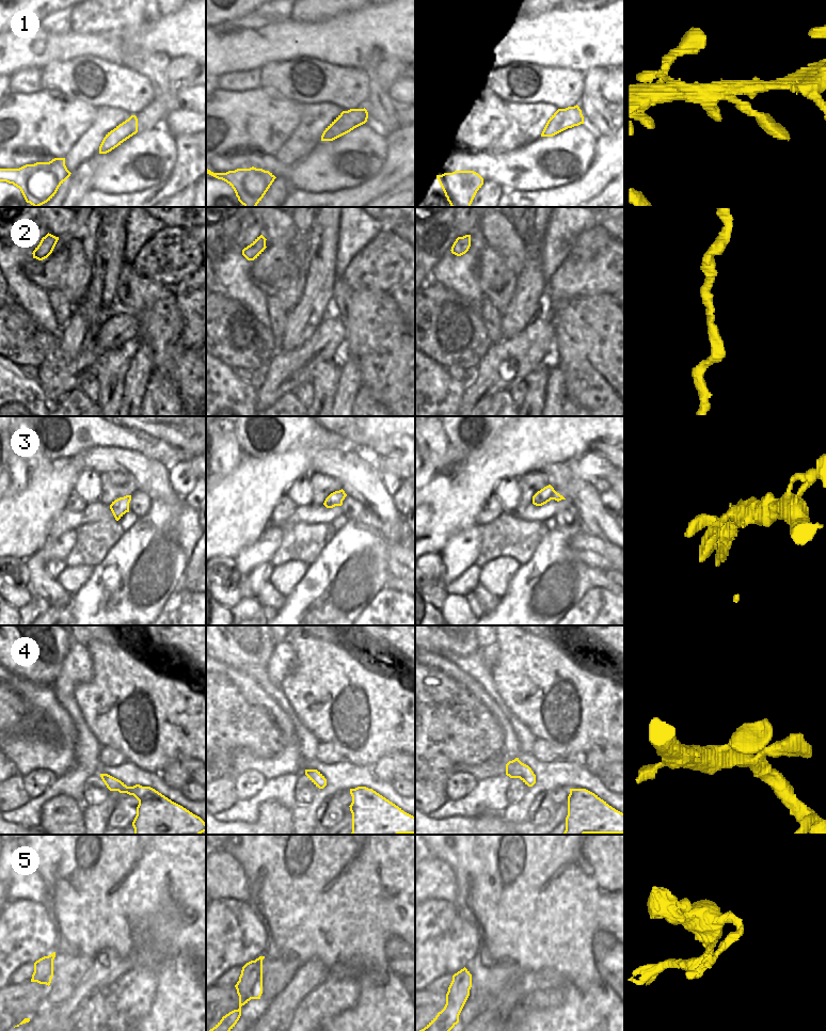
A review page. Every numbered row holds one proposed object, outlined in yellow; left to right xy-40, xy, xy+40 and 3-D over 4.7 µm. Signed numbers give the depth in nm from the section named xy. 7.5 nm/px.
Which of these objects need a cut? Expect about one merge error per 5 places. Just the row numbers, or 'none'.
none

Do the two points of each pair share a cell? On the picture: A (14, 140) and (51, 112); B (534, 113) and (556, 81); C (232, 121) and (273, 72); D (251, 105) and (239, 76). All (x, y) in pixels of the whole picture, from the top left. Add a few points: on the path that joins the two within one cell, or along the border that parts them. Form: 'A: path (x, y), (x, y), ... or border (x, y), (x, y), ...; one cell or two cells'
A: path (24, 130), (32, 122), (37, 122), (42, 117); one cell
B: border (515, 102), (545, 102), (557, 109); two cells
C: border (259, 86), (266, 90), (274, 90), (283, 97); two cells
D: border (258, 86), (244, 91), (220, 90); two cells

